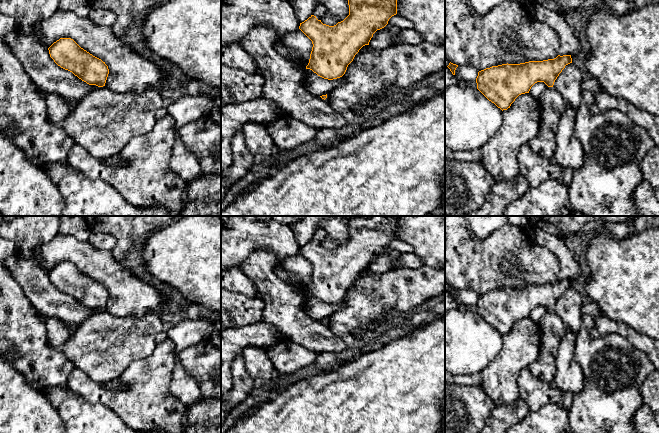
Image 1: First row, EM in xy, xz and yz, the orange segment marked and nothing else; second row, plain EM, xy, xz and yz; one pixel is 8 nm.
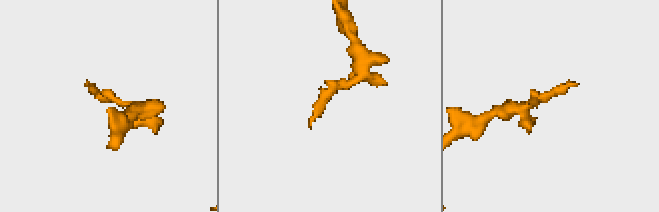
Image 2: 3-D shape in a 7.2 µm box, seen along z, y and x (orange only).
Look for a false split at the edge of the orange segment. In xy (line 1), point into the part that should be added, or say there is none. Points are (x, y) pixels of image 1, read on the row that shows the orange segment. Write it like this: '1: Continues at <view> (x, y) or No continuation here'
1: No continuation here

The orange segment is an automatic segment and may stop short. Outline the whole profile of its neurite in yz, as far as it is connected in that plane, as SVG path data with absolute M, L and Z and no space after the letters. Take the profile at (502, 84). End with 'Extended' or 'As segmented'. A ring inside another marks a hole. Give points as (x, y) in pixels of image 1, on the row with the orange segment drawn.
M558 55L554 59L543 61L492 66L478 72L477 89L502 111L507 110L519 95L529 93L535 83L544 82L548 87L553 87L559 74L570 63L572 63L571 55Z. As segmented

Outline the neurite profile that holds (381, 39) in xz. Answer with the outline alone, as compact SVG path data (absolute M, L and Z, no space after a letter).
M398 14L392 16L384 28L377 30L373 34L373 37L369 42L370 48L374 50L382 50L391 46L391 31L394 28L414 29L414 24L410 20L403 18Z

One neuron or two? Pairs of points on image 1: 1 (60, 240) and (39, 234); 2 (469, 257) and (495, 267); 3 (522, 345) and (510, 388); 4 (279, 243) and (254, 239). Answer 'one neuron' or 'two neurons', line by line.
1: two neurons
2: one neuron
3: one neuron
4: one neuron

